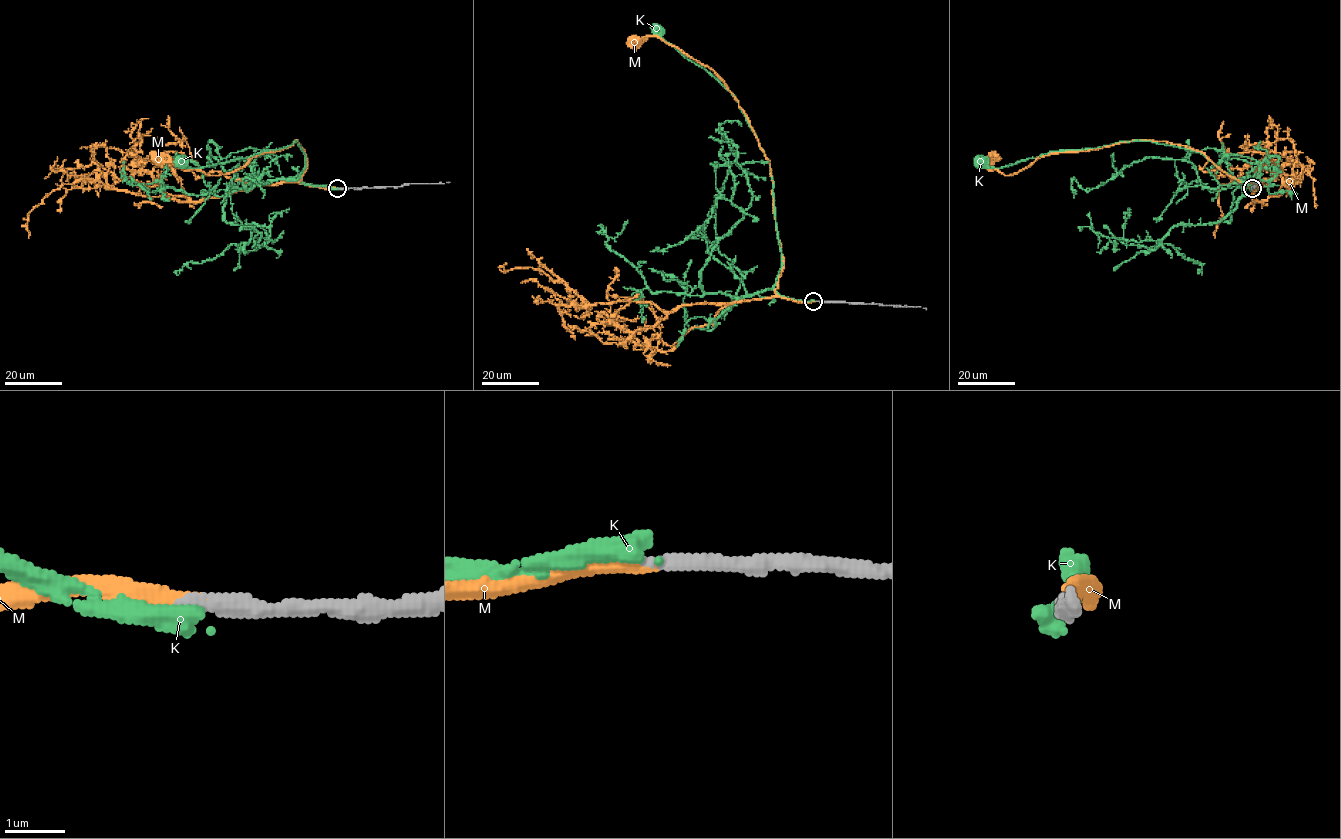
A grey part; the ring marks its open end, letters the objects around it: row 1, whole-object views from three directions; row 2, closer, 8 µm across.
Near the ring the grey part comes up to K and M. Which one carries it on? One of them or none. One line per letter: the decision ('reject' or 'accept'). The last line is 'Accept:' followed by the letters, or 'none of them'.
K: reject
M: accept
Accept: M

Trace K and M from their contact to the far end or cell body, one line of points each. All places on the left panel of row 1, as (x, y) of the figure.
K: (337, 188), (296, 180), (305, 165), (296, 140), (283, 148), (199, 167), (186, 167), (182, 162)
M: (337, 188), (298, 182), (307, 166), (305, 151), (296, 140), (219, 175), (183, 170), (157, 156)

